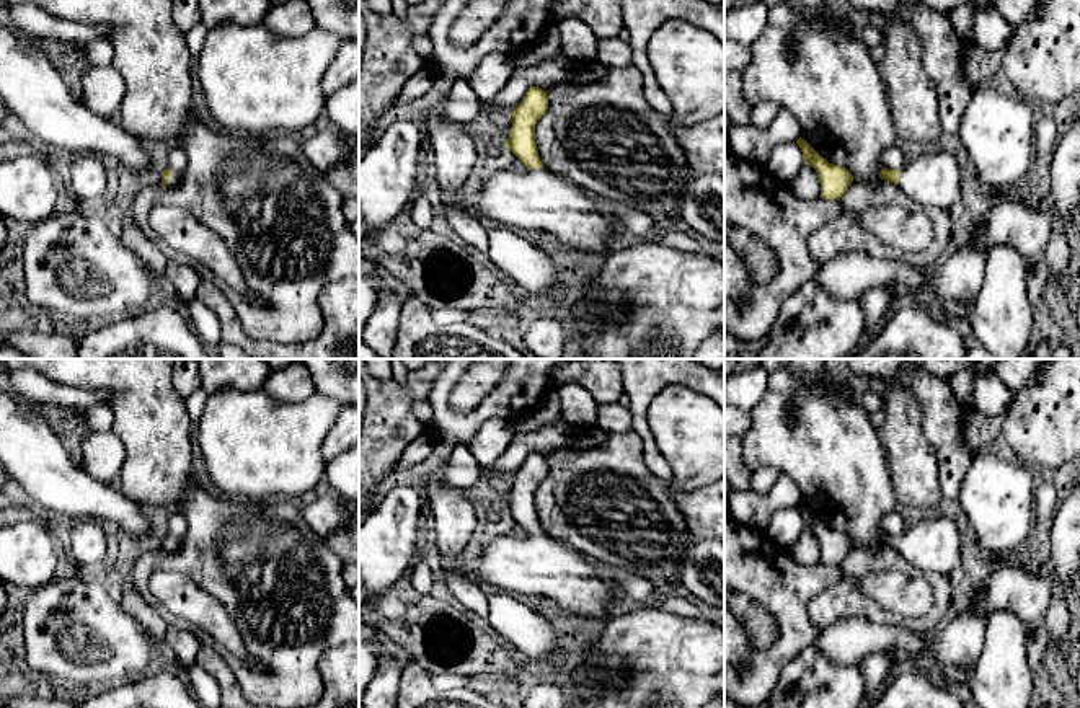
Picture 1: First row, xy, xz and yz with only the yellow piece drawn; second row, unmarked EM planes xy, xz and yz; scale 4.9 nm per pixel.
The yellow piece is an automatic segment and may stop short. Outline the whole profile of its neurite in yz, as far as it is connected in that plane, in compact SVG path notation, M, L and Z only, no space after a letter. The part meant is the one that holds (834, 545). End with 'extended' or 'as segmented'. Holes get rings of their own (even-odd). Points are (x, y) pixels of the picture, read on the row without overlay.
M799 502L796 509L803 517L804 529L811 530L819 542L821 563L840 566L853 546L852 538L839 530L824 525L804 504Z; as segmented

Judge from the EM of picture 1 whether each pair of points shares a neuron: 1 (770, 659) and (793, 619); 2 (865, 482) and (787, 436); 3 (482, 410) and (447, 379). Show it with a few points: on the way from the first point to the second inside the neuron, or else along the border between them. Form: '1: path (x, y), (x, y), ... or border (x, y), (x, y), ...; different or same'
1: path (780, 650), (792, 638), (793, 628); same
2: path (845, 470), (826, 451), (806, 449); same
3: path (465, 420), (454, 420), (442, 408), (442, 395); same

